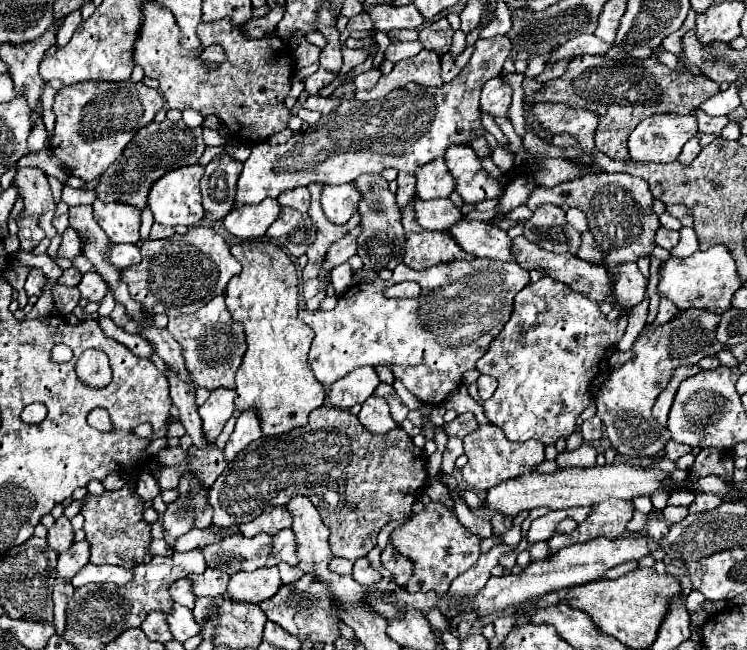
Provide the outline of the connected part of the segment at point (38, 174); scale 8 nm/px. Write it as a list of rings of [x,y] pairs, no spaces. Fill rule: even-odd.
[[[18,167],[14,173],[14,187],[18,195],[24,197],[26,213],[42,215],[54,211],[56,203],[52,199],[50,185],[44,171],[34,167]]]

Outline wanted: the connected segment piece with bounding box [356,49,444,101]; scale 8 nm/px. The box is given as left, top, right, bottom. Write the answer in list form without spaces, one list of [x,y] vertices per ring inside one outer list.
[[[422,49],[418,55],[410,59],[402,59],[394,65],[390,75],[380,77],[374,89],[368,91],[356,91],[356,99],[370,101],[386,97],[390,91],[406,85],[406,83],[420,83],[428,87],[440,87],[444,81],[440,77],[440,55],[428,49]]]

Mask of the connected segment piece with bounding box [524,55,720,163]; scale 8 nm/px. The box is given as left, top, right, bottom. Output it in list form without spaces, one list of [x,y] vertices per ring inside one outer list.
[[[584,55],[574,57],[568,63],[568,69],[564,75],[550,79],[532,95],[524,97],[524,103],[532,105],[538,101],[554,101],[554,103],[568,103],[574,107],[586,107],[594,109],[602,121],[598,125],[596,133],[596,145],[602,153],[606,153],[610,159],[618,159],[628,163],[628,135],[632,129],[648,115],[652,113],[692,113],[698,105],[702,105],[706,99],[716,95],[720,91],[720,85],[710,81],[704,75],[694,75],[686,67],[680,67],[676,71],[668,69],[662,63],[656,63],[654,57],[638,59],[638,61],[614,61],[606,59],[604,55]]]

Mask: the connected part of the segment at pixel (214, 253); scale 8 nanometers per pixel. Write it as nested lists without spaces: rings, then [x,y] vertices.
[[[144,208],[141,214],[140,239],[146,240],[140,245],[140,253],[142,253],[142,261],[138,265],[130,265],[126,269],[120,271],[120,281],[128,285],[128,291],[132,295],[132,299],[136,299],[138,303],[142,303],[142,307],[146,309],[148,315],[156,315],[156,313],[164,313],[168,317],[178,317],[178,315],[186,315],[186,313],[194,313],[198,311],[202,305],[206,305],[210,299],[214,299],[216,295],[222,295],[228,281],[242,269],[242,265],[234,259],[234,255],[230,253],[228,243],[222,239],[222,235],[218,235],[212,227],[188,227],[188,231],[184,235],[174,233],[168,239],[158,239],[152,241],[149,239],[154,217],[151,210]]]

